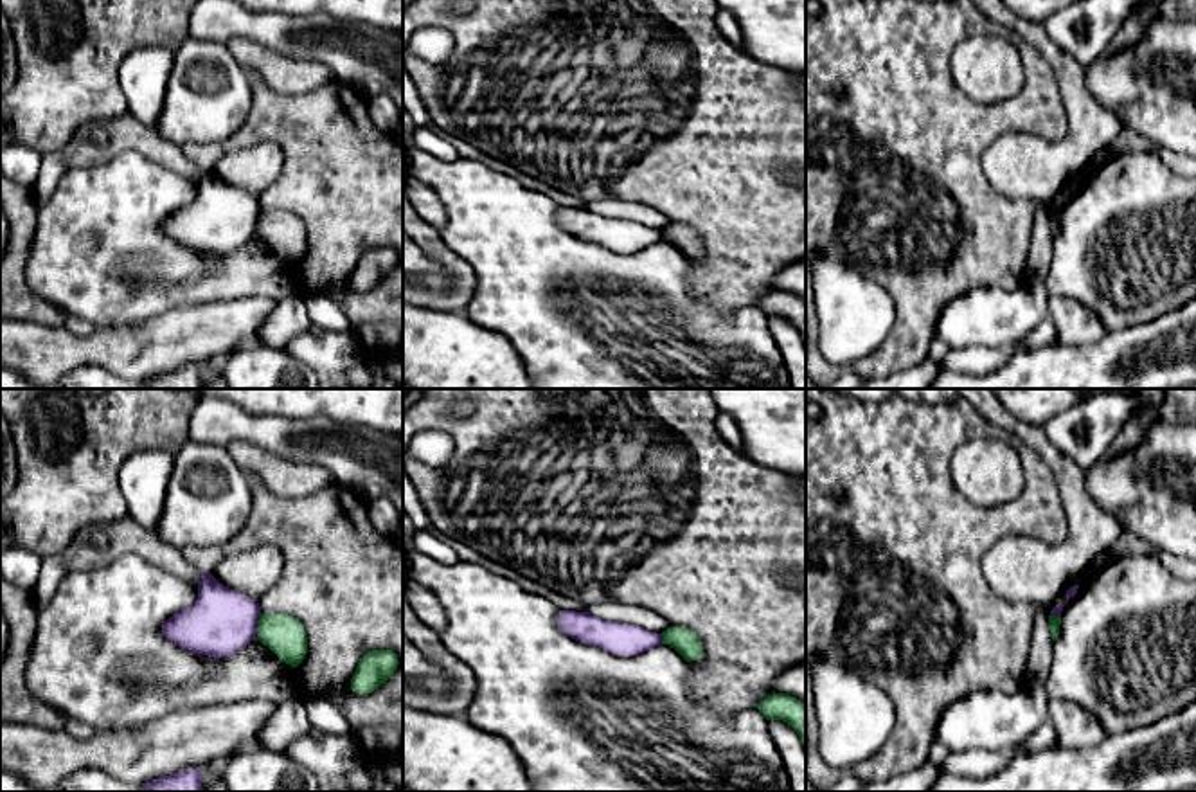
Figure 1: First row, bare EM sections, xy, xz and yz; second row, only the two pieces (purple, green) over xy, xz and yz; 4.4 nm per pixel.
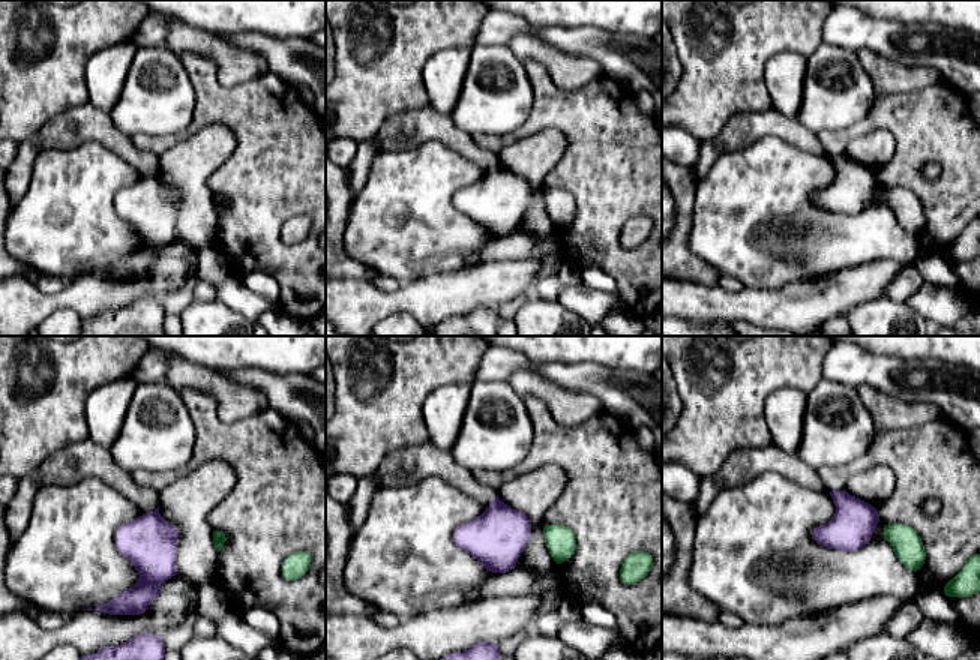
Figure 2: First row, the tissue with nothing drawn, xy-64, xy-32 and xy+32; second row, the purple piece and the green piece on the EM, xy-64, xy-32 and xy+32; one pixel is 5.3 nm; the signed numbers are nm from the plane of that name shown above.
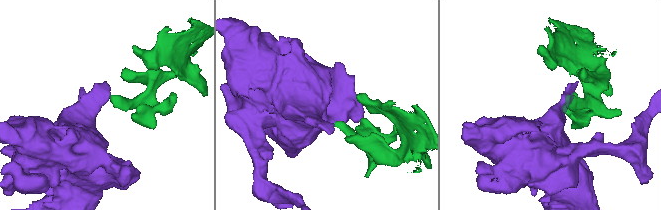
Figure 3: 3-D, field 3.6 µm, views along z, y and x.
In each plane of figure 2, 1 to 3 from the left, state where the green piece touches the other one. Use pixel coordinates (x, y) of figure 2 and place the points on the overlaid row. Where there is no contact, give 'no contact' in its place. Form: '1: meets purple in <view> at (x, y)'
1: no contact
2: no contact
3: no contact

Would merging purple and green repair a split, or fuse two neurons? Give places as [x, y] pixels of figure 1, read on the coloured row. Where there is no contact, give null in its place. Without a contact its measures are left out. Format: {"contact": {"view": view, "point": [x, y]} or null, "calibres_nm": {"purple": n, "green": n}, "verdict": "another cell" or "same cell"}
{"contact": {"view": "xy", "point": [258, 621]}, "calibres_nm": {"purple": 300, "green": 180}, "verdict": "another cell"}

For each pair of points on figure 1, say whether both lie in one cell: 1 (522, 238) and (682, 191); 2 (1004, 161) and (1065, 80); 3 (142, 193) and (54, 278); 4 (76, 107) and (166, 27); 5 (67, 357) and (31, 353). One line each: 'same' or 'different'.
1: different
2: same
3: same
4: same
5: same

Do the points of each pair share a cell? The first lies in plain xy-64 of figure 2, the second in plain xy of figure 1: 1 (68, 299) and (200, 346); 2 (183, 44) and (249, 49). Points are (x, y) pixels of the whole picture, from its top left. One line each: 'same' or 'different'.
1: same
2: same

